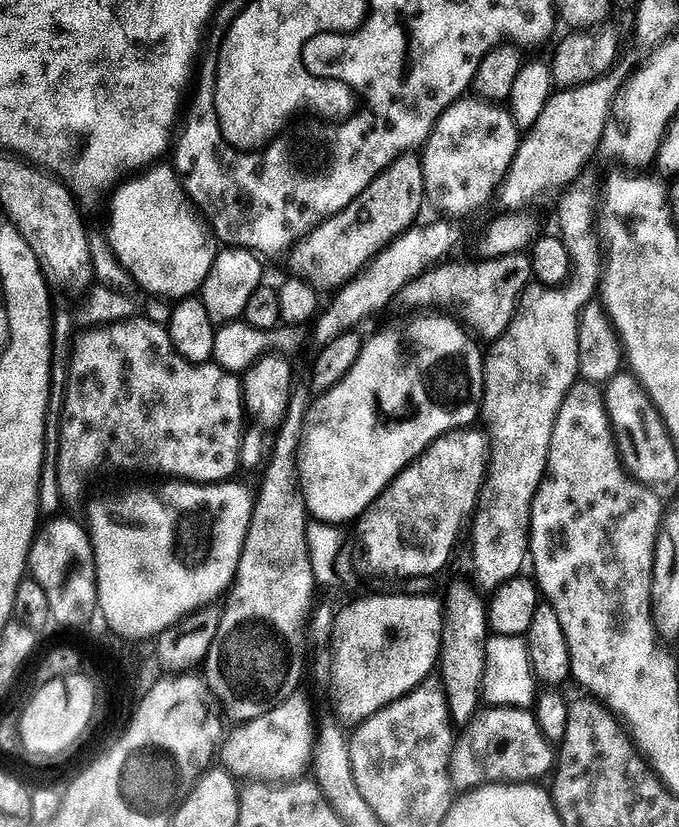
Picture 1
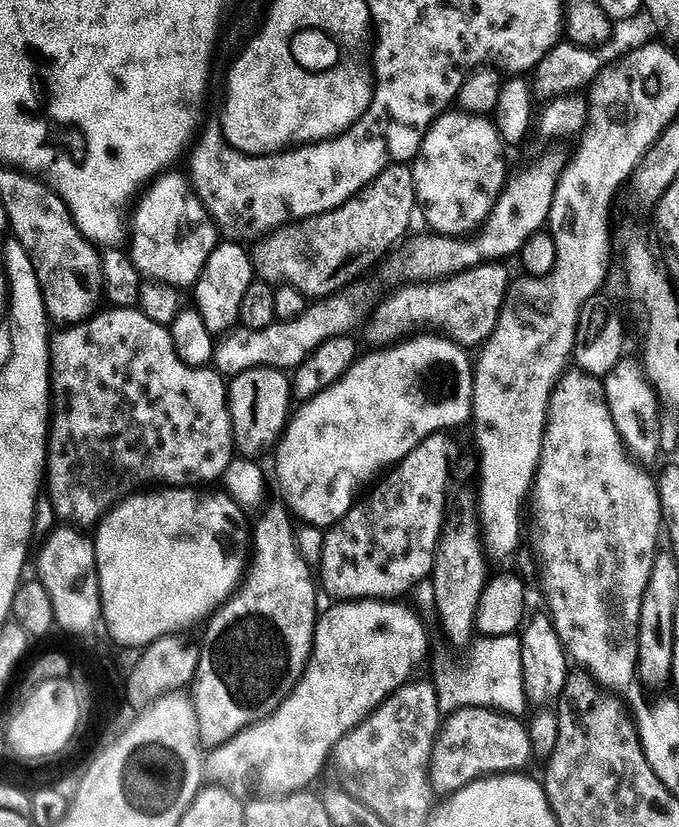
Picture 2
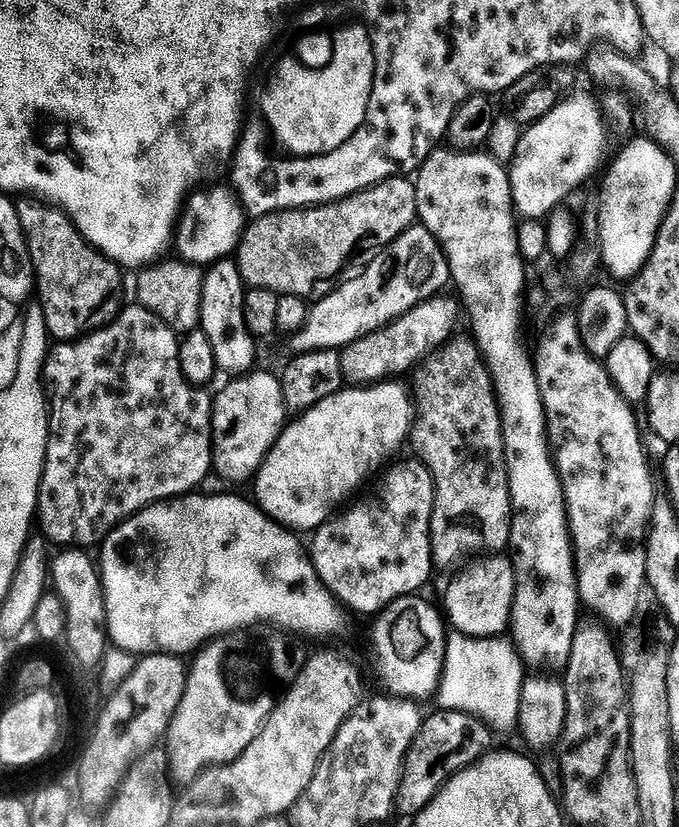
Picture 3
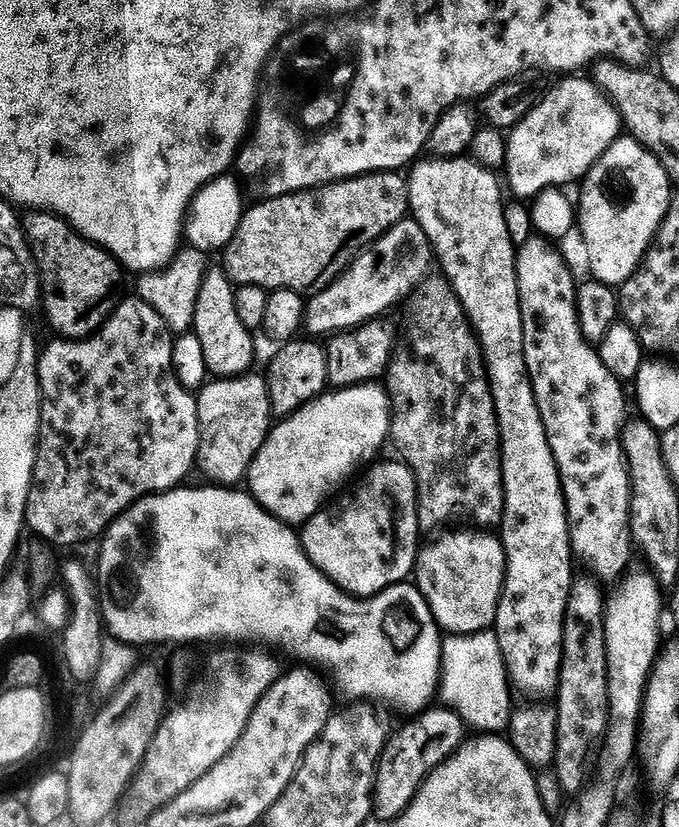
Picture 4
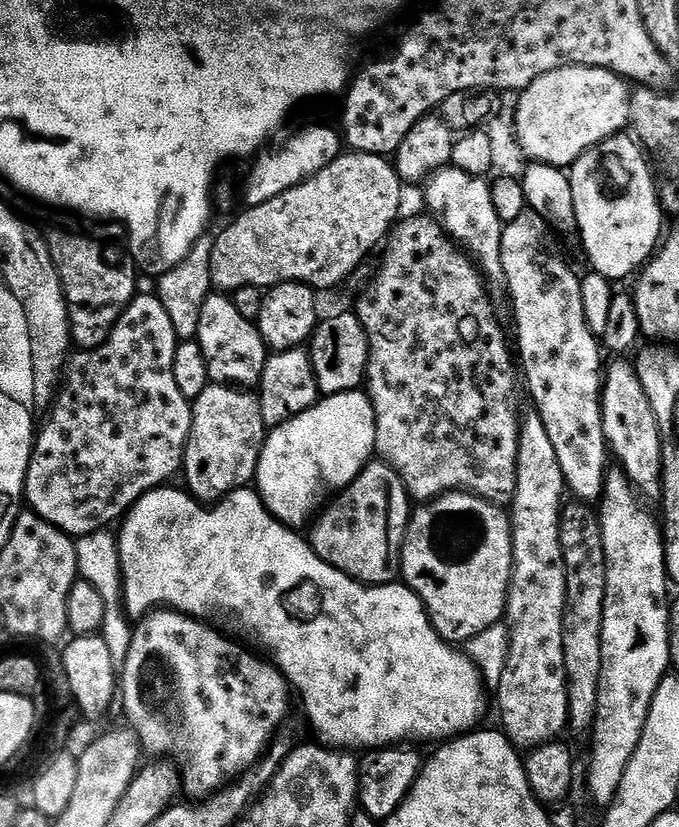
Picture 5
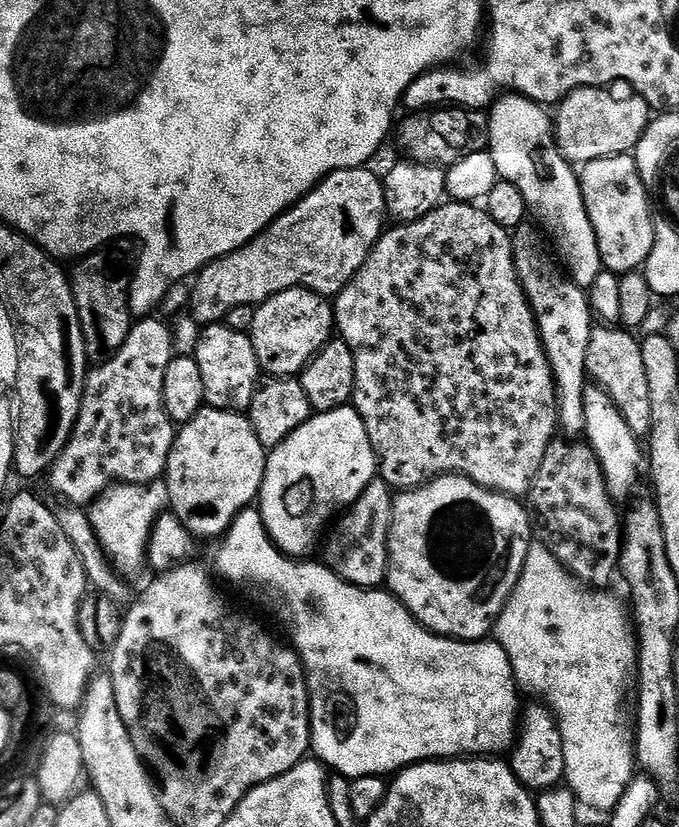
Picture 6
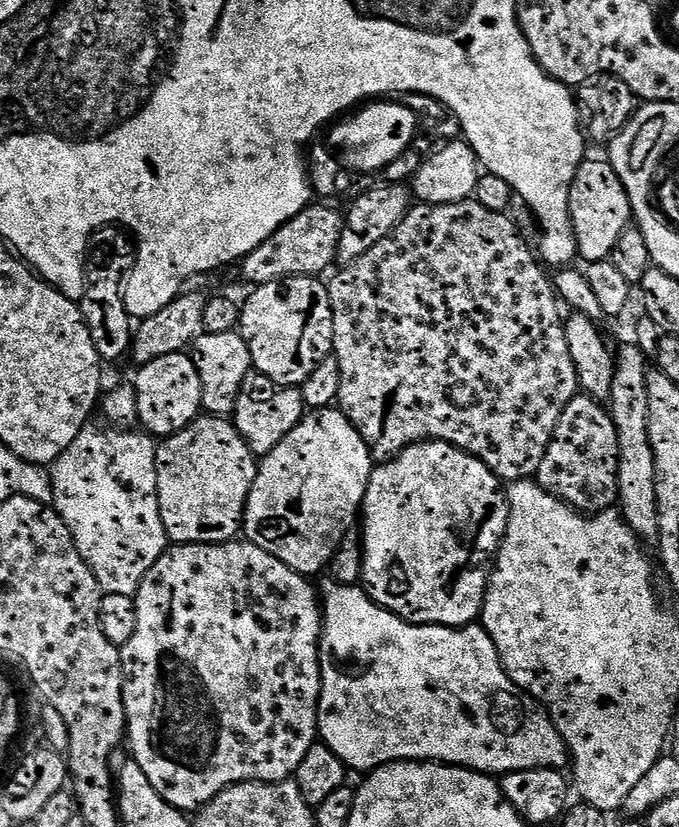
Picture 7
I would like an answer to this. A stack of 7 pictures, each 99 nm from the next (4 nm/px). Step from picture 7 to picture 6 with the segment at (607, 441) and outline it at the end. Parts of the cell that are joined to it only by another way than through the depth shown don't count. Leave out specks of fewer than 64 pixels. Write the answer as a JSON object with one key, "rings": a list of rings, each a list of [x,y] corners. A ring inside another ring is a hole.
{"rings":[[[553,438],[546,454],[542,458],[542,466],[538,466],[538,474],[532,483],[530,493],[531,507],[540,511],[540,516],[549,524],[556,528],[556,532],[564,541],[560,545],[555,545],[554,551],[557,560],[585,585],[604,584],[612,576],[612,571],[617,571],[620,563],[620,550],[622,547],[622,520],[616,516],[614,497],[608,491],[608,483],[604,477],[604,471],[600,465],[600,460],[596,456],[596,451],[591,444],[581,442],[576,438],[564,438],[560,440]]]}

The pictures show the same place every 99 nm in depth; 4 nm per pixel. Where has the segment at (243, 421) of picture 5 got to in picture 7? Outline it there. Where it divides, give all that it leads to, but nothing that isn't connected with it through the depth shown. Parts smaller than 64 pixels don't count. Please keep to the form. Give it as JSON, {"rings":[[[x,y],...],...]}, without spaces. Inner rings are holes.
{"rings":[[[211,414],[201,415],[193,424],[187,424],[180,432],[161,439],[156,450],[158,474],[158,502],[162,514],[162,526],[169,541],[178,544],[226,544],[241,535],[244,509],[248,495],[256,481],[258,458],[240,436],[231,419]]]}

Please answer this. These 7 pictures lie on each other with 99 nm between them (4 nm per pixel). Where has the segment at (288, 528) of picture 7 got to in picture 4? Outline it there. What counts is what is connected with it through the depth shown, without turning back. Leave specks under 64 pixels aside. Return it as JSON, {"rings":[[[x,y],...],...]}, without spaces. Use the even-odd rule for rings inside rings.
{"rings":[[[379,383],[325,391],[269,432],[246,477],[250,495],[285,524],[303,526],[329,503],[328,495],[339,484],[377,459],[376,451],[386,444],[391,427],[388,393]]]}

